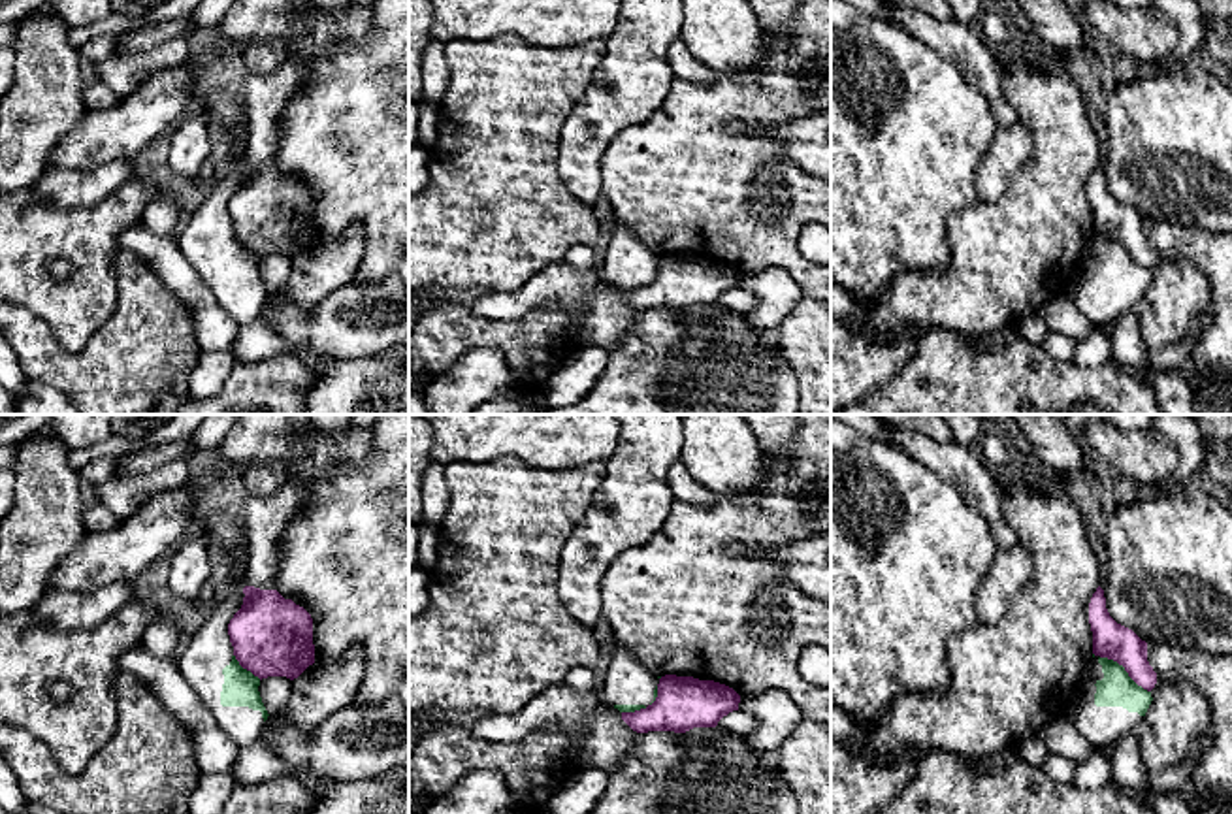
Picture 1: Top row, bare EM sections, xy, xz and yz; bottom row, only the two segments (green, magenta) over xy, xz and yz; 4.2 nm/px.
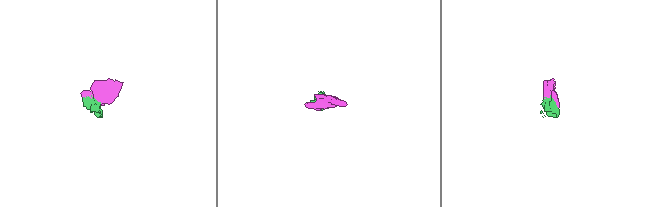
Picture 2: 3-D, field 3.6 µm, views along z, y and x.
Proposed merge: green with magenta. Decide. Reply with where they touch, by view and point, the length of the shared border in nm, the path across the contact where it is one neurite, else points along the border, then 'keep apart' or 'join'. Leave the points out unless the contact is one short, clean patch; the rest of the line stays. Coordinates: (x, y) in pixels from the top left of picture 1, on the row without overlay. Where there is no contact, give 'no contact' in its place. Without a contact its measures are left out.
yz (1125, 249) | 260 nm | along yz (1101, 234), (1116, 238), (1150, 270) | keep apart

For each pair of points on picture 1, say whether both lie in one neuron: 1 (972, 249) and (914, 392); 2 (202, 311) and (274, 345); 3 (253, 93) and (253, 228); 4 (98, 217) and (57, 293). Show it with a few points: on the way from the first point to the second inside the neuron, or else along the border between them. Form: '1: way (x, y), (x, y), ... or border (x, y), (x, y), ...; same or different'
1: border (937, 325), (965, 334); different
2: border (283, 336), (255, 317), (230, 351); different
3: way (262, 127), (262, 195); same
4: way (91, 238), (91, 264), (78, 277); same

